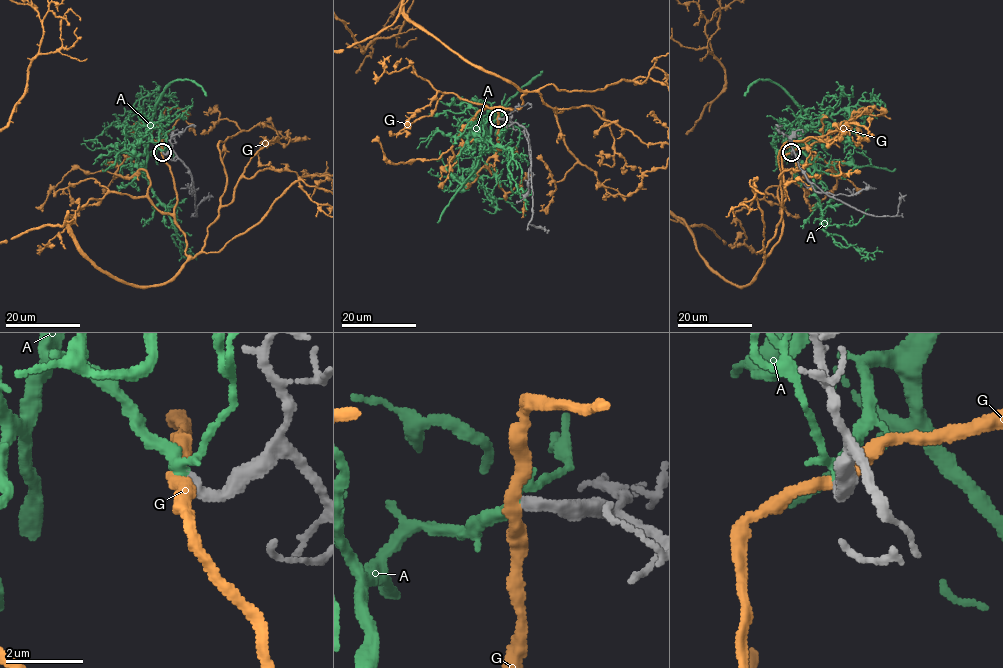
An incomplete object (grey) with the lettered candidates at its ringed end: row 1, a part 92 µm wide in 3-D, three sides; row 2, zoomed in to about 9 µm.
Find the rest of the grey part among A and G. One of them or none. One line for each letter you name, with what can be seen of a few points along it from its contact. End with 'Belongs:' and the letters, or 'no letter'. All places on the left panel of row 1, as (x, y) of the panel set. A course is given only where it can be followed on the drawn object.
A: course (162, 152), (149, 142), (146, 180), (167, 210), (176, 234), (172, 235), (175, 245), (191, 251)
Belongs: A

